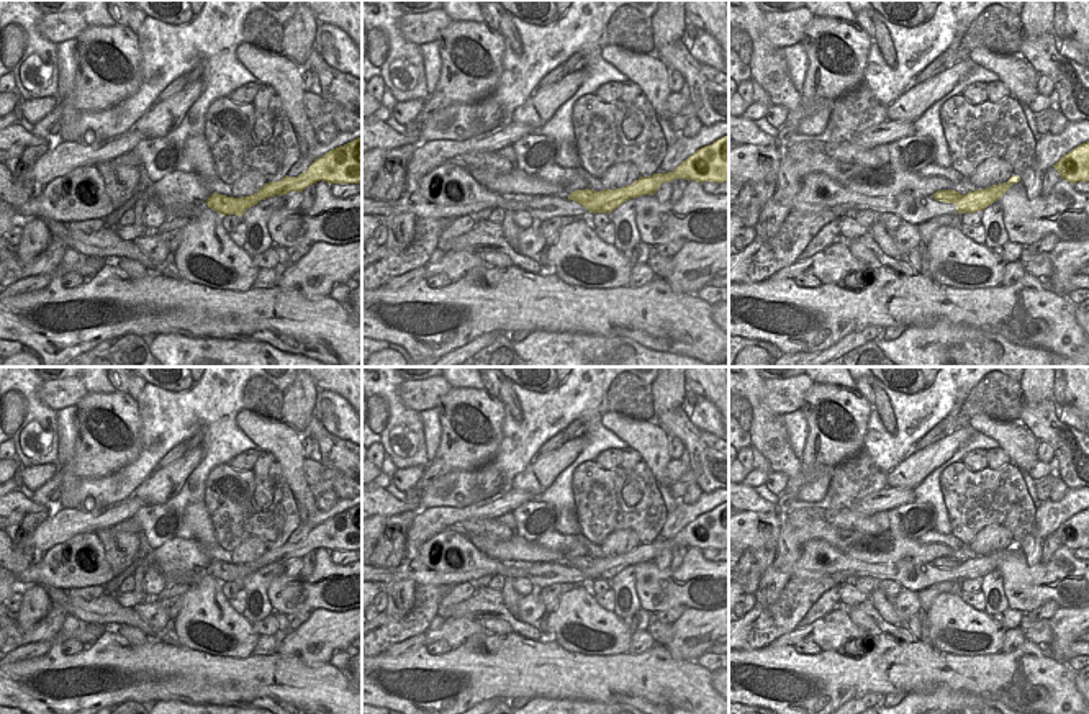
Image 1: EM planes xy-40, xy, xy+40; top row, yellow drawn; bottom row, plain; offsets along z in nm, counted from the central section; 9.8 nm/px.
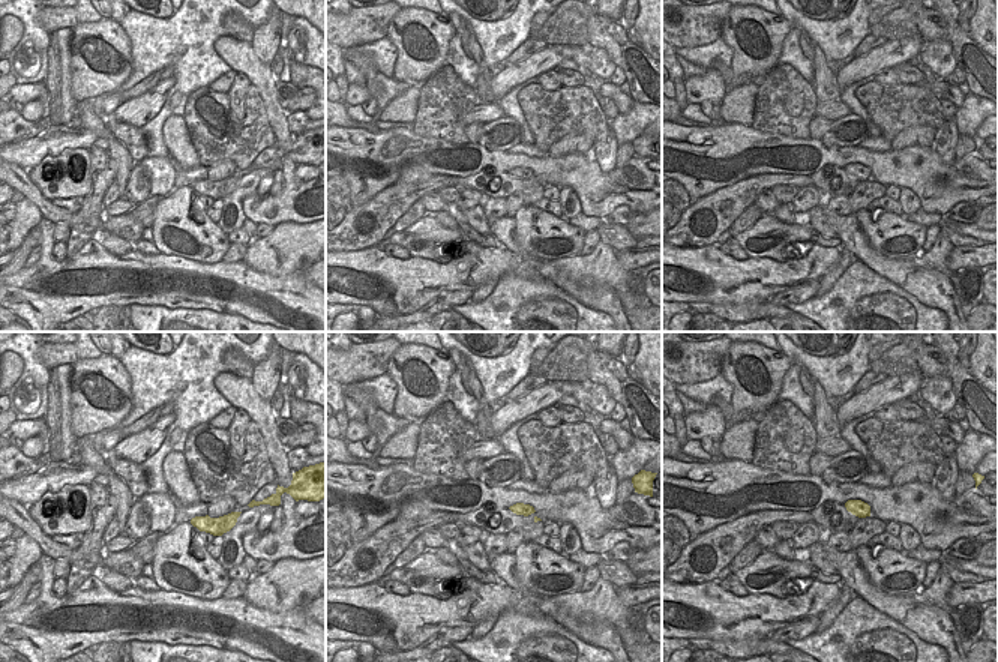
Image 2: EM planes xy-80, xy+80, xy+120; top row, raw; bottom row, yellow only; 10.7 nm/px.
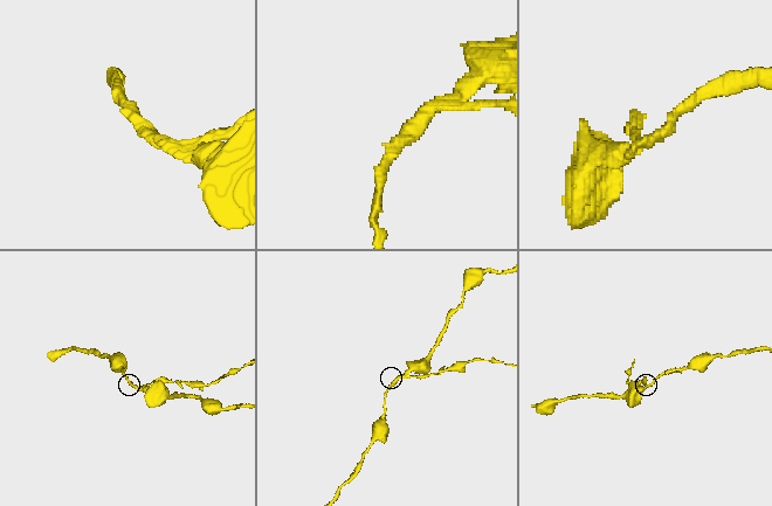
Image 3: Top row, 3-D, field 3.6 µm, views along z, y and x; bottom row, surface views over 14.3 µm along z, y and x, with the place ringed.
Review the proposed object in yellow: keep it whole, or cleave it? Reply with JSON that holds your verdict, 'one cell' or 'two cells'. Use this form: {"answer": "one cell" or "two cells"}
{"answer": "two cells"}

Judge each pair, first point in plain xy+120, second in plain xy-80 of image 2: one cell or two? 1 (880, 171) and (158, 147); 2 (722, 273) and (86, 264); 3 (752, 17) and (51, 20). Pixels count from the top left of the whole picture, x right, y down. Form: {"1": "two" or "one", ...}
{"1": "two", "2": "one", "3": "two"}

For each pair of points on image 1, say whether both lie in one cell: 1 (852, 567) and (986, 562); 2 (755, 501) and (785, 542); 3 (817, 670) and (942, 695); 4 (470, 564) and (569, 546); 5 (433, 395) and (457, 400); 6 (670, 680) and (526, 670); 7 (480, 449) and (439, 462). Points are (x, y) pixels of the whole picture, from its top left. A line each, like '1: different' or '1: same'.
1: same
2: different
3: different
4: different
5: different
6: same
7: same

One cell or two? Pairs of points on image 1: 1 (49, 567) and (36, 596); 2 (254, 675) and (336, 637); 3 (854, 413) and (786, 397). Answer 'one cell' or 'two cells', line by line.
1: two cells
2: two cells
3: two cells

